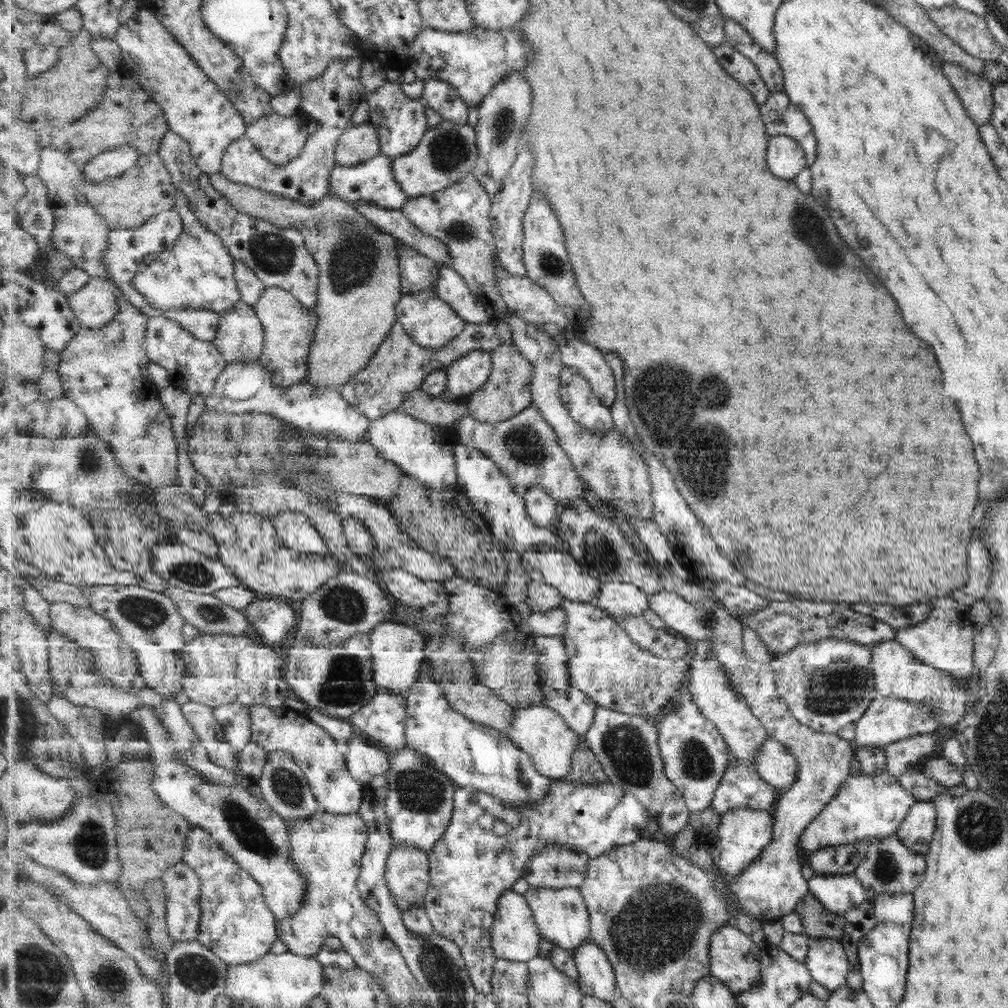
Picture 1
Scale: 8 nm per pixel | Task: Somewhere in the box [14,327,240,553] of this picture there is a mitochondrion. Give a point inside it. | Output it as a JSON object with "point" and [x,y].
{"point":[90,461]}

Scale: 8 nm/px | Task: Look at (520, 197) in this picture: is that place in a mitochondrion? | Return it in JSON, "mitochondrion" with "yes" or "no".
{"mitochondrion":"no"}

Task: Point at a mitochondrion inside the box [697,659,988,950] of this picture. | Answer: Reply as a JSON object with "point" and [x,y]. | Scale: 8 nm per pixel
{"point":[833,691]}

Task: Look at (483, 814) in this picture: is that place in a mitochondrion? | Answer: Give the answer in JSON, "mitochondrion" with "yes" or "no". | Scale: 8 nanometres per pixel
{"mitochondrion":"no"}

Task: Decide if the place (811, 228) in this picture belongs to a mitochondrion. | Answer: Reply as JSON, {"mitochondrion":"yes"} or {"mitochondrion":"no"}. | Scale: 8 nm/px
{"mitochondrion":"yes"}

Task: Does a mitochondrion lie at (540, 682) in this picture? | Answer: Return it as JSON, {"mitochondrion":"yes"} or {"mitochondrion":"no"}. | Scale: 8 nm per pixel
{"mitochondrion":"no"}

